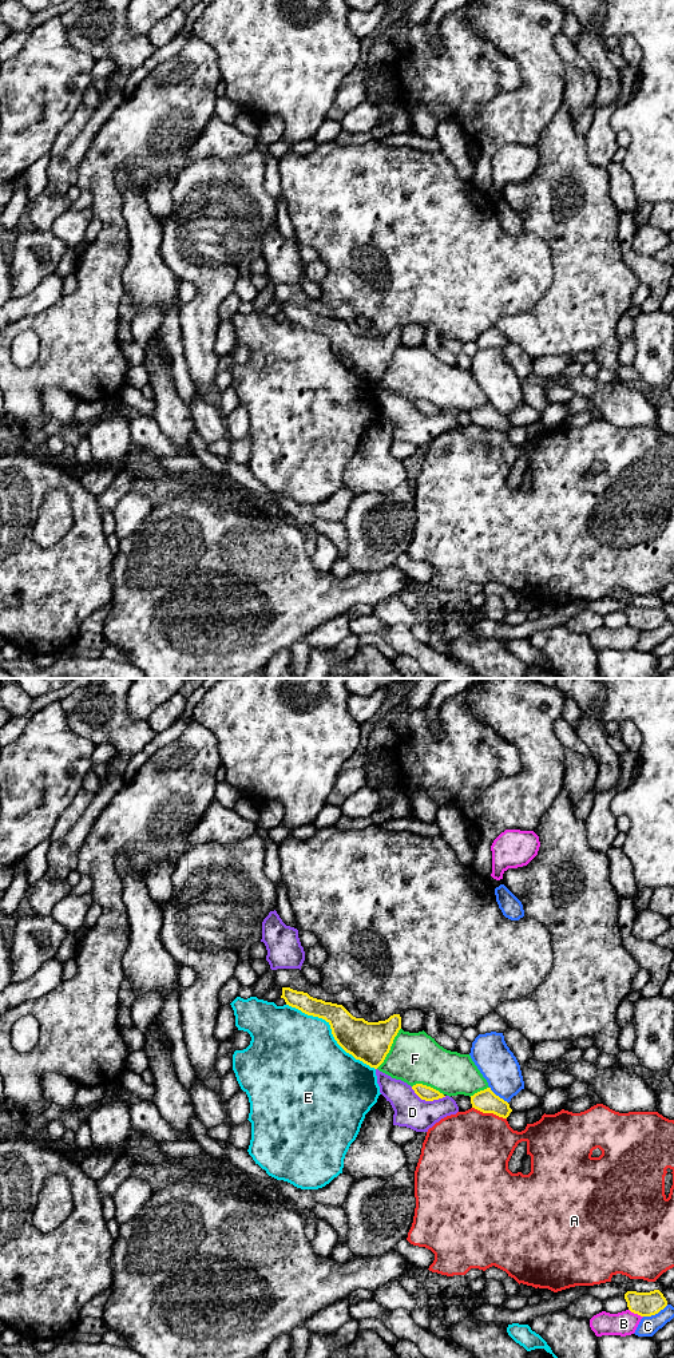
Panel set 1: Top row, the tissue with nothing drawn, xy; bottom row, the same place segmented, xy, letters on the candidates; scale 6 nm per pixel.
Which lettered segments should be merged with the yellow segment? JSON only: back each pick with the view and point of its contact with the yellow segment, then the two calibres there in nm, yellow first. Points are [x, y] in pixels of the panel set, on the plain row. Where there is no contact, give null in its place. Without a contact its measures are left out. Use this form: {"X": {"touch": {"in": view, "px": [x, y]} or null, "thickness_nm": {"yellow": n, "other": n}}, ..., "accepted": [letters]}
{"accepted": []}

